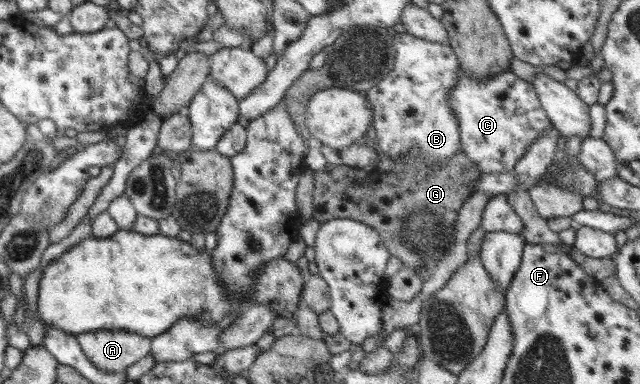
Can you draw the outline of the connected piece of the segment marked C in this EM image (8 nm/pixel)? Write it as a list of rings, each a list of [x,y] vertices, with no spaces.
[[[459,65],[458,82],[448,104],[459,121],[462,153],[467,154],[483,174],[513,171],[528,147],[553,127],[533,85],[519,79],[511,67],[495,78],[474,80]]]

